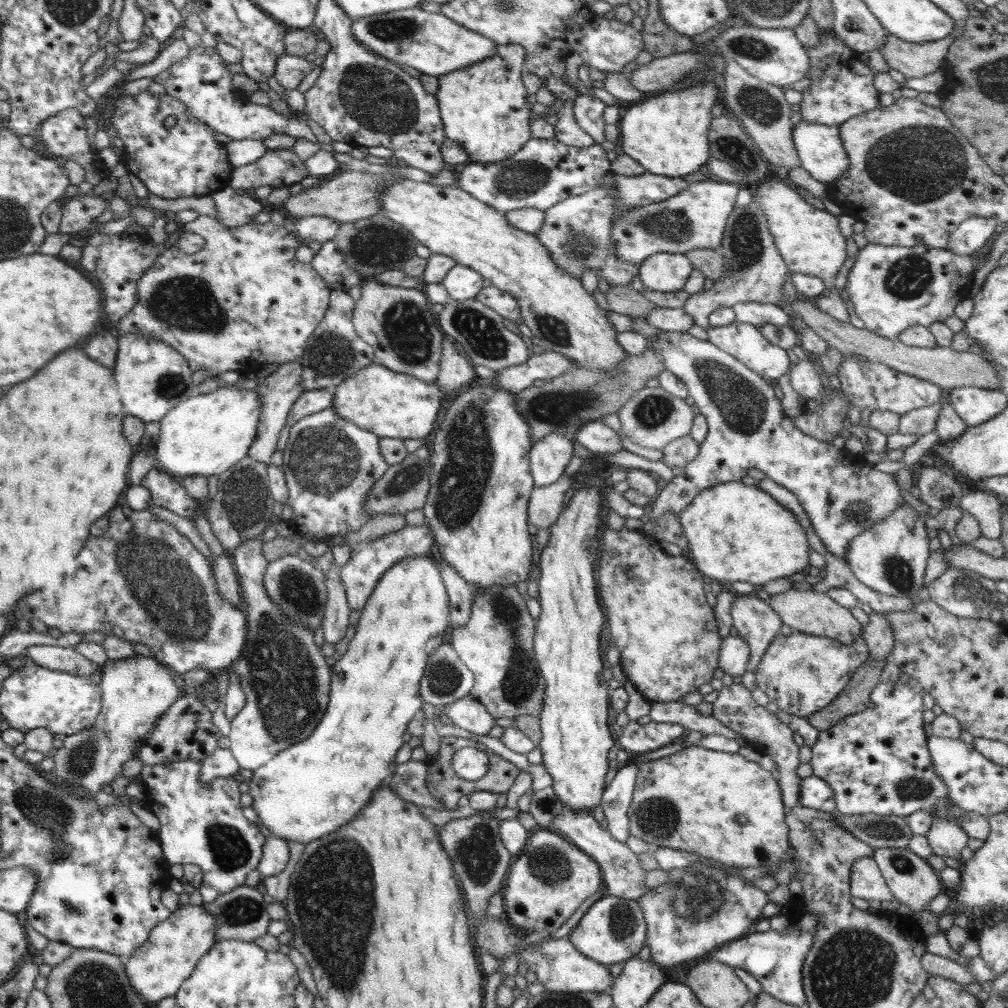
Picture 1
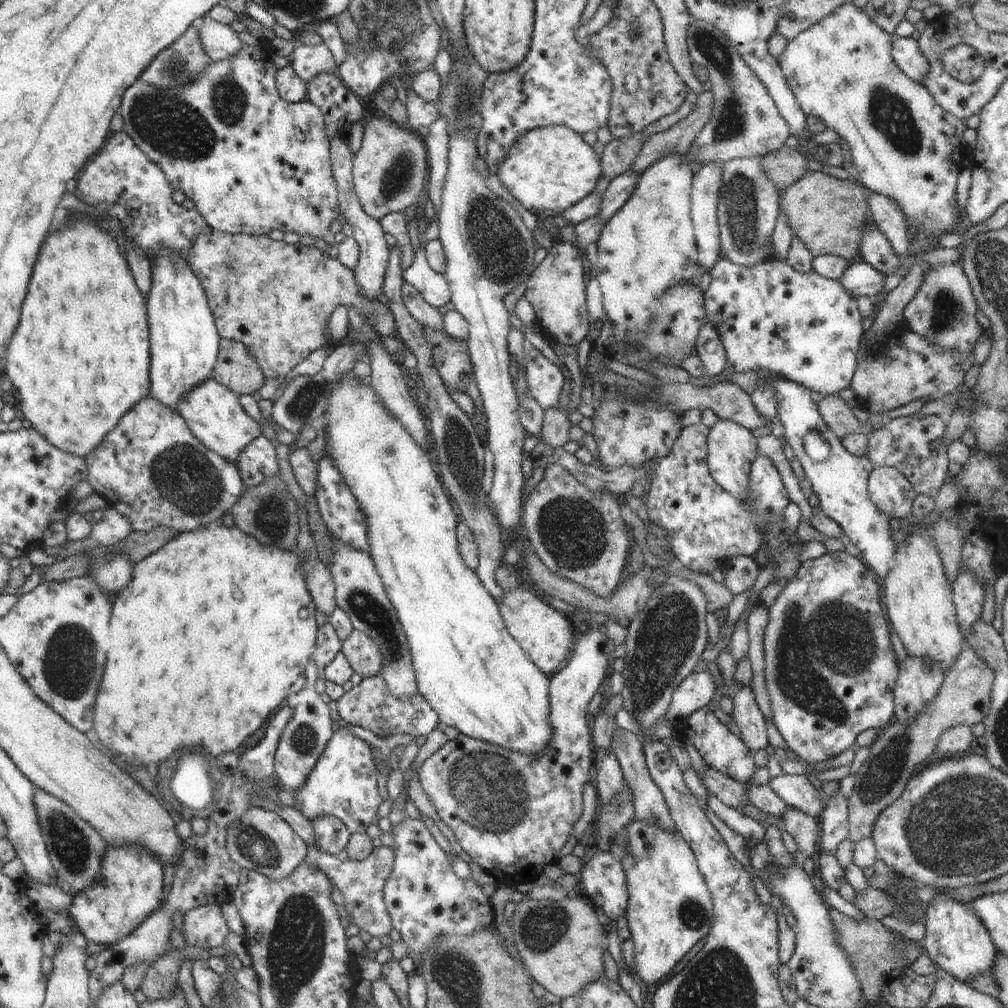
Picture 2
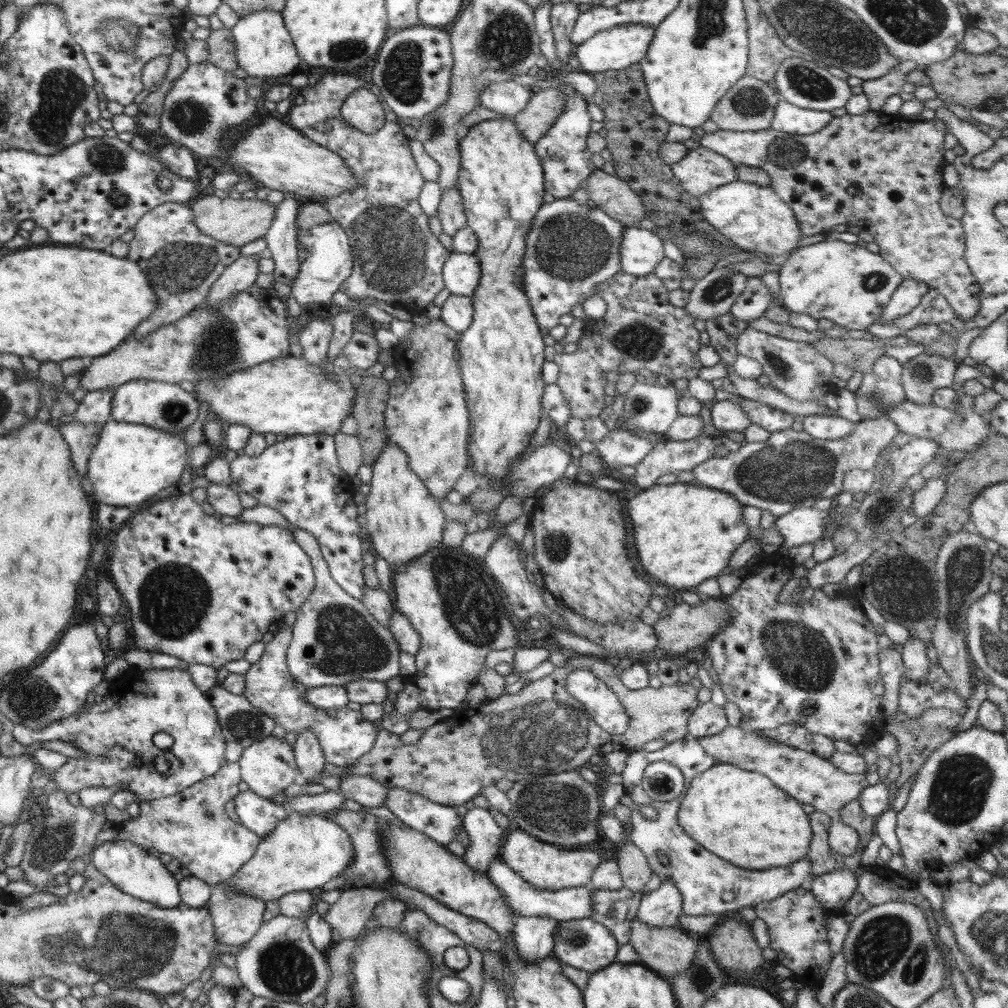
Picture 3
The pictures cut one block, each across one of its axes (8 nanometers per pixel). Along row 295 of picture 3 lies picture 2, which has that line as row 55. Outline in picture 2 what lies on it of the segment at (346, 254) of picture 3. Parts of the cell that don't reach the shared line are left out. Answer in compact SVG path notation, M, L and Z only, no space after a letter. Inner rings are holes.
M297 44L292 52L292 70L308 85L320 72L336 73L338 66L326 44Z

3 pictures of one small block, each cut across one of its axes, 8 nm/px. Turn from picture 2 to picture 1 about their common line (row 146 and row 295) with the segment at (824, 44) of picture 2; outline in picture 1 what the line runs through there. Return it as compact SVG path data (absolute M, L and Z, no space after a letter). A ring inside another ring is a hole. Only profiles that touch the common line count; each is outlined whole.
M865 243L860 246L856 261L848 273L845 288L848 289L849 300L854 304L858 318L864 321L864 328L890 340L896 340L903 330L914 324L929 327L933 322L944 322L949 316L954 315L954 308L958 302L969 296L973 274L982 267L977 257L957 255L948 249L926 245L908 248Z

